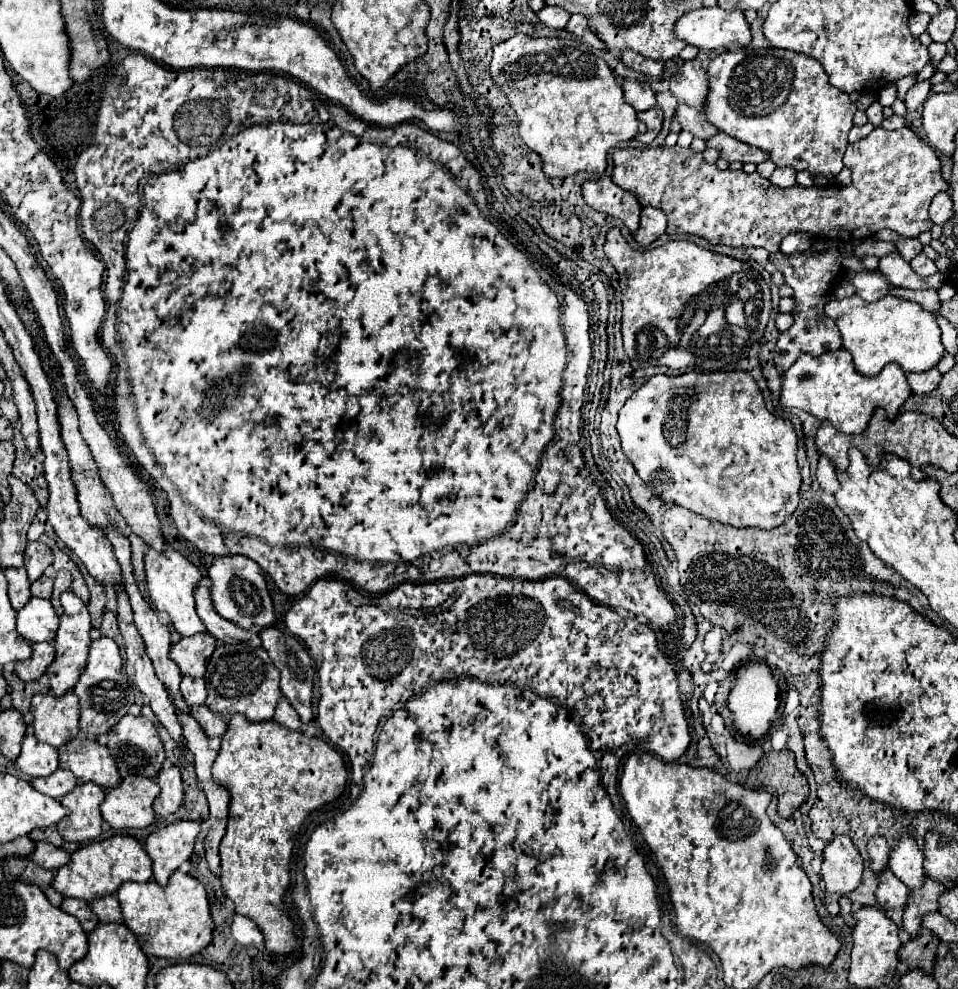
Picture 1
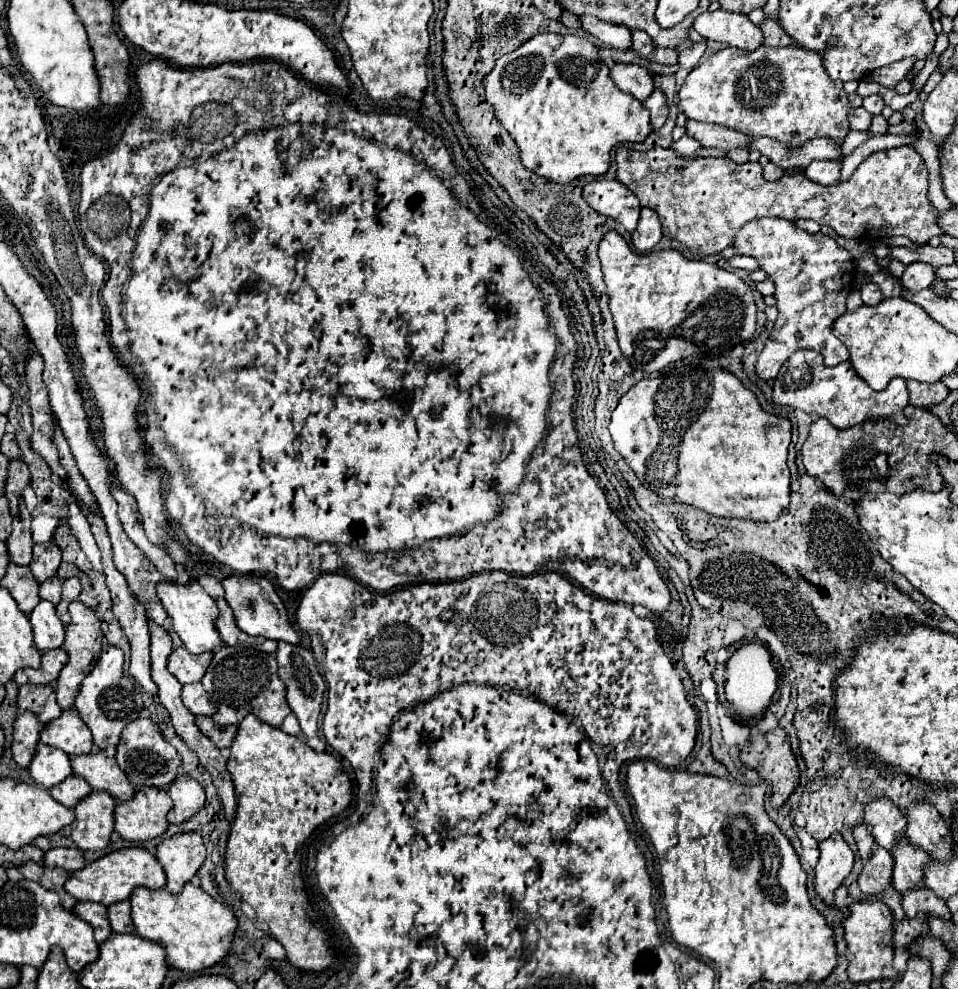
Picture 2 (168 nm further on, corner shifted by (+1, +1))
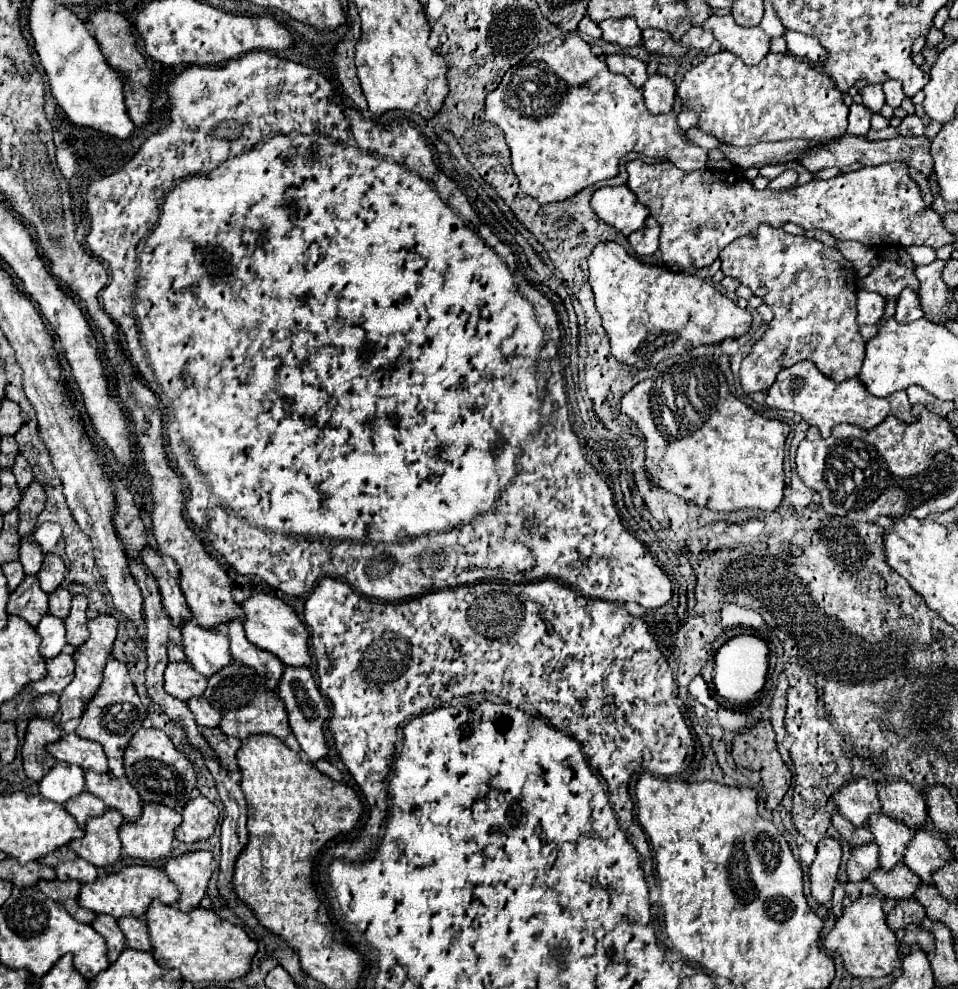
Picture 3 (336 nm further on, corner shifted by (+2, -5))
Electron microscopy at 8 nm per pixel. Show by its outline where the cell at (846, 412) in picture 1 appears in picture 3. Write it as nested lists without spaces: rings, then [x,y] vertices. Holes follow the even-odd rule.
[[[804,360],[798,362],[790,368],[784,368],[778,372],[776,382],[770,386],[770,390],[766,392],[766,404],[770,408],[780,408],[780,410],[792,410],[796,414],[800,414],[810,426],[816,426],[820,430],[822,436],[830,436],[832,428],[836,424],[848,422],[860,428],[874,428],[878,424],[882,424],[882,420],[886,420],[886,416],[896,416],[902,418],[904,422],[912,422],[912,414],[910,414],[910,402],[904,390],[894,392],[888,398],[876,398],[872,396],[864,384],[858,378],[850,378],[844,382],[834,382],[832,378],[826,378],[812,362]]]

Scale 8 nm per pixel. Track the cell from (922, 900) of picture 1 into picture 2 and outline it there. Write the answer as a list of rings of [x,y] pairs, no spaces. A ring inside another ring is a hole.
[[[899,844],[893,850],[893,886],[905,896],[909,890],[923,888],[925,882],[925,862],[929,862],[929,854],[925,850],[913,848],[911,844]]]

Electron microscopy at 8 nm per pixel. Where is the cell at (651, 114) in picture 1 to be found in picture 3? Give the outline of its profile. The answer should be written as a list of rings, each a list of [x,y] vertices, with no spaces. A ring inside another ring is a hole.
[[[658,72],[648,74],[648,80],[644,84],[644,100],[650,112],[662,112],[666,114],[676,98],[676,86],[668,76],[662,76]]]

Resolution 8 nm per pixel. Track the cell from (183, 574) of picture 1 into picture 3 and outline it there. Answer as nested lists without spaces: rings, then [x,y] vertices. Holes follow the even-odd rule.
[[[194,620],[182,626],[182,646],[194,670],[206,678],[232,662],[226,634],[220,630],[204,630]]]

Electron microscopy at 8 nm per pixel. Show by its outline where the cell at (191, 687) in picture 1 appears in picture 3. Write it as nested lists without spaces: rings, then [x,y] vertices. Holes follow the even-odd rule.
[[[194,696],[192,700],[188,700],[188,708],[192,710],[192,714],[194,714],[198,726],[204,726],[204,728],[216,728],[216,726],[220,724],[220,720],[222,720],[220,712],[216,712],[216,710],[208,704],[208,700],[202,698],[202,696],[200,696],[200,698]]]

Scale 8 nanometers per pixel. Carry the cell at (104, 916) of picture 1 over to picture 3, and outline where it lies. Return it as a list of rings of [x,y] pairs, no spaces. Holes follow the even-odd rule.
[[[124,918],[124,920],[118,920],[118,926],[126,936],[128,948],[142,950],[142,952],[150,952],[152,950],[152,940],[148,936],[148,924],[146,924],[144,918],[140,918],[140,920]]]

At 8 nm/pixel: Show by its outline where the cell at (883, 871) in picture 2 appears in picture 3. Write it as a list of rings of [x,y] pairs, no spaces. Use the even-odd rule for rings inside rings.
[[[868,842],[868,844],[852,848],[846,872],[852,882],[860,882],[860,880],[866,880],[868,874],[876,870],[878,866],[880,866],[878,864],[878,844]]]

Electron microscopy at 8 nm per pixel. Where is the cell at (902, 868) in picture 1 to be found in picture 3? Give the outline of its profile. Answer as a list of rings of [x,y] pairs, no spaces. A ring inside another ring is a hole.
[[[854,778],[834,792],[838,812],[856,826],[866,826],[870,814],[880,812],[880,800],[876,796],[876,784],[864,778]]]

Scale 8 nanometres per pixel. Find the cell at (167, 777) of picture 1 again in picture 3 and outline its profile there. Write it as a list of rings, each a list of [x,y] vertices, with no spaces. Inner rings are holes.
[[[194,792],[190,802],[182,810],[182,824],[176,830],[176,840],[184,844],[192,844],[198,840],[206,840],[214,834],[220,818],[220,810],[200,792]]]

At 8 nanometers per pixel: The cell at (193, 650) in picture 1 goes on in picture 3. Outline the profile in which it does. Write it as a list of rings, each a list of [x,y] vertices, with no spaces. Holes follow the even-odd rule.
[[[172,662],[164,672],[164,690],[182,702],[188,702],[192,696],[202,696],[206,682],[188,662]]]

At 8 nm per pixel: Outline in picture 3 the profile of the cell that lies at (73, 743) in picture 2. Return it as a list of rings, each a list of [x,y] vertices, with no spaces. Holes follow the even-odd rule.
[[[64,734],[62,740],[54,742],[48,746],[48,752],[62,762],[76,764],[84,770],[94,770],[94,772],[108,772],[108,758],[104,756],[104,750],[96,742],[88,742],[82,738],[76,738],[74,734]]]

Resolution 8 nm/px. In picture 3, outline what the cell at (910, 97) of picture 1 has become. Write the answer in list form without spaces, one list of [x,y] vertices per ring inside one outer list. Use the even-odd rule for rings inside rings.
[[[886,80],[882,86],[884,86],[884,94],[886,94],[886,104],[892,108],[898,108],[902,104],[902,100],[906,98],[902,92],[902,84],[898,80]]]

